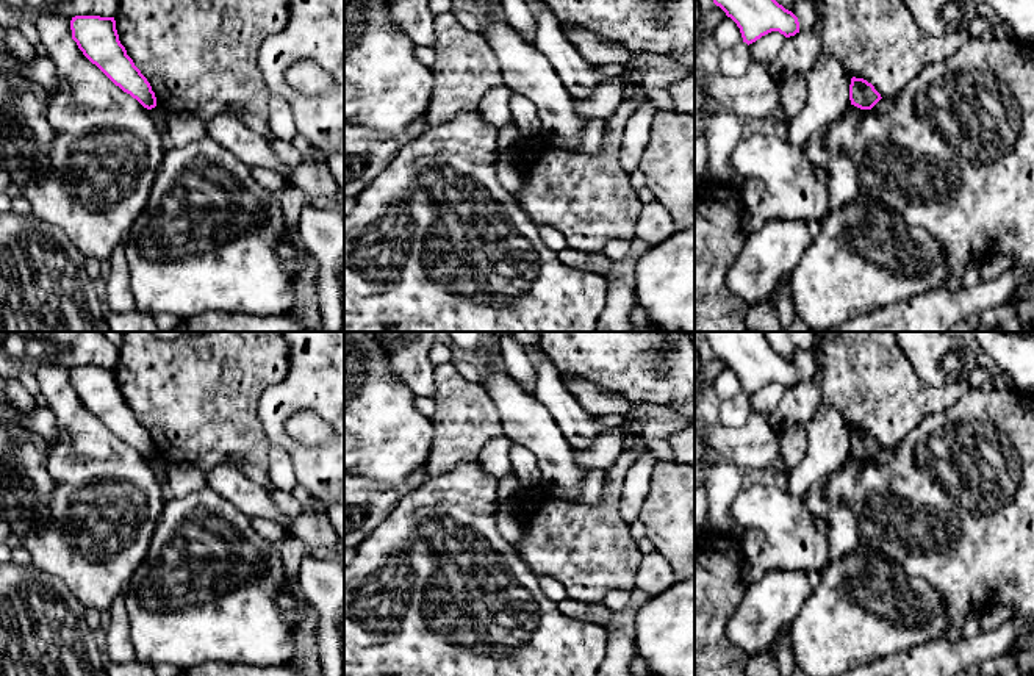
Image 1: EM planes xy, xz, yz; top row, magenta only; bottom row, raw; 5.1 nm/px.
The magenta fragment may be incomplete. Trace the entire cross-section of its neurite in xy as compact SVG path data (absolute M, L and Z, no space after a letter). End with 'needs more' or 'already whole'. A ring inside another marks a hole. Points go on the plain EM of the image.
M75 366L70 371L70 380L72 390L83 405L116 437L136 449L144 458L156 457L150 433L119 391L114 368Z; already whole

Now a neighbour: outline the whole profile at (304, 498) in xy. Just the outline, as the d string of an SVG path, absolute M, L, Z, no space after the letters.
M297 484L294 487L291 494L297 499L297 502L300 504L303 513L321 515L316 510L316 499L300 484Z

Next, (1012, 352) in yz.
M970 332L1020 393L1034 394L1034 332Z

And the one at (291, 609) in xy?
M291 592L280 593L278 602L283 609L283 617L289 620L293 629L299 629L300 621L303 620L305 613L297 599L293 596Z

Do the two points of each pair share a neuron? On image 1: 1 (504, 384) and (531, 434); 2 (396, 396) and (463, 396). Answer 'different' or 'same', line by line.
1: same
2: different

